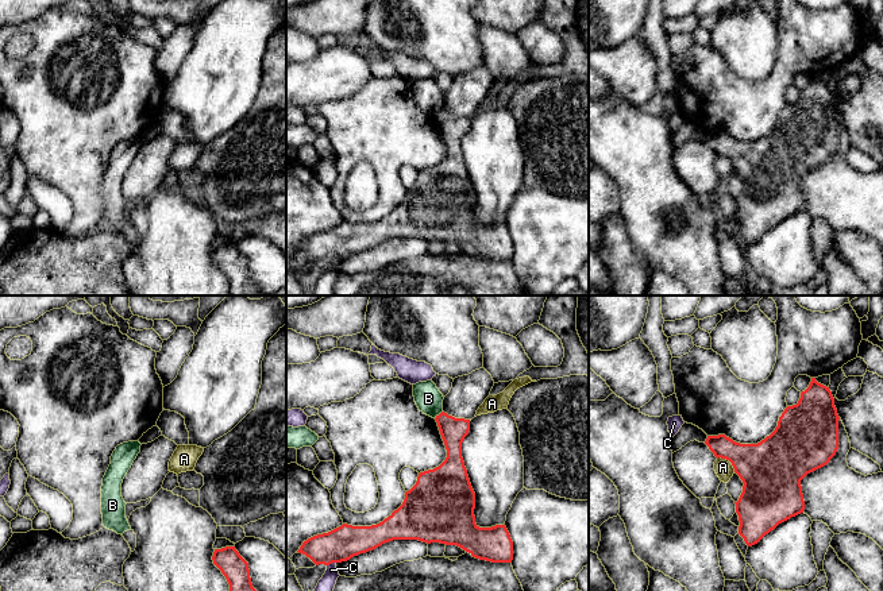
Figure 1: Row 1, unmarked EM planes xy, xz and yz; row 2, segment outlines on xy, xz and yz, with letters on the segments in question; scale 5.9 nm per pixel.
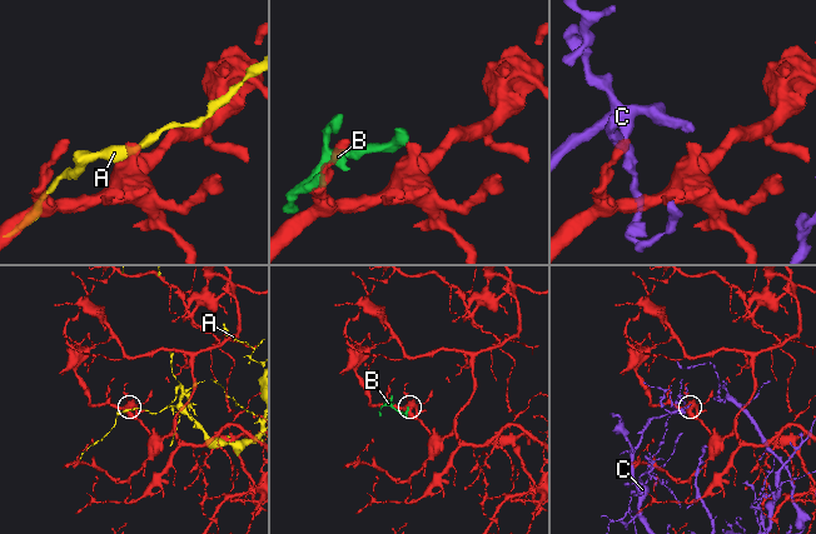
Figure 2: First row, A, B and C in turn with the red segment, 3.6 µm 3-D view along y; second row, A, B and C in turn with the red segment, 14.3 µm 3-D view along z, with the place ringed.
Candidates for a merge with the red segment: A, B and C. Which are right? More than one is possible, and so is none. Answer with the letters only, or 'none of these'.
none of these

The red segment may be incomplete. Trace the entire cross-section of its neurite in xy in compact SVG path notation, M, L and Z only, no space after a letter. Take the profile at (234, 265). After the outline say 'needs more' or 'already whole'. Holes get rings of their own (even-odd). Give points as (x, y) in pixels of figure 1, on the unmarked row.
M235 244L215 247L212 258L225 274L231 296L265 296L252 285L248 260Z; already whole

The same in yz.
M811 76L797 103L787 104L775 128L757 142L740 142L725 132L707 134L705 142L718 157L732 161L743 178L743 190L736 201L739 232L748 244L757 242L779 221L805 208L801 178L826 163L838 147L838 112L829 85Z; already whole

